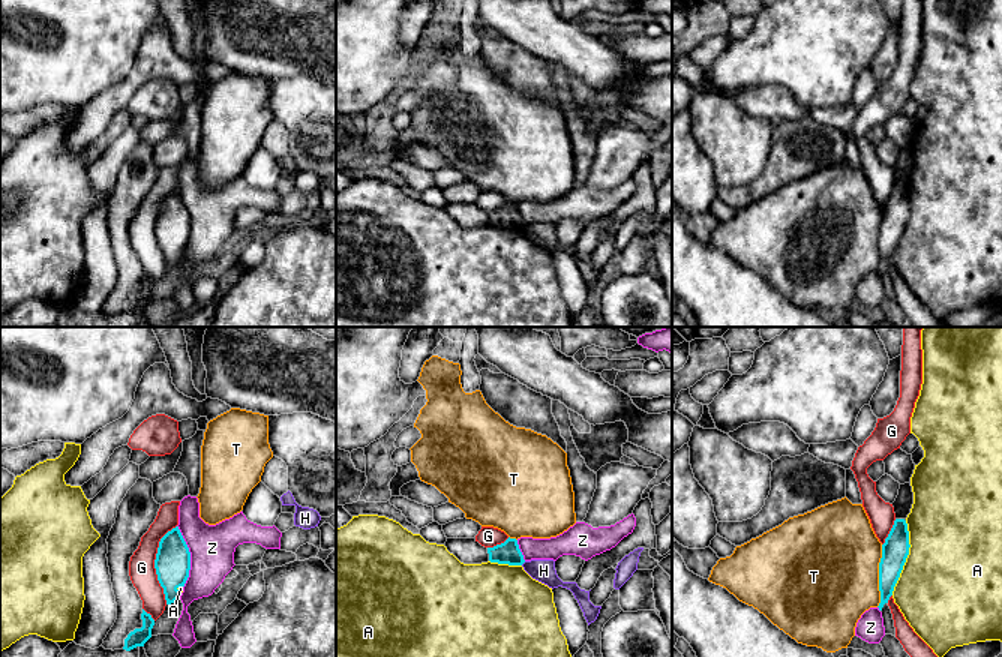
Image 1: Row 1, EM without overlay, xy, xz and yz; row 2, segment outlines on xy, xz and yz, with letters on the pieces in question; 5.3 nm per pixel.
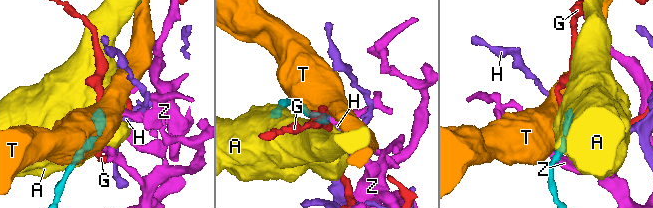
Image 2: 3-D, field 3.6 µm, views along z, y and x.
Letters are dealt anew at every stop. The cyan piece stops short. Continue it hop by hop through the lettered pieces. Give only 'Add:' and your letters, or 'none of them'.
Add: none of them

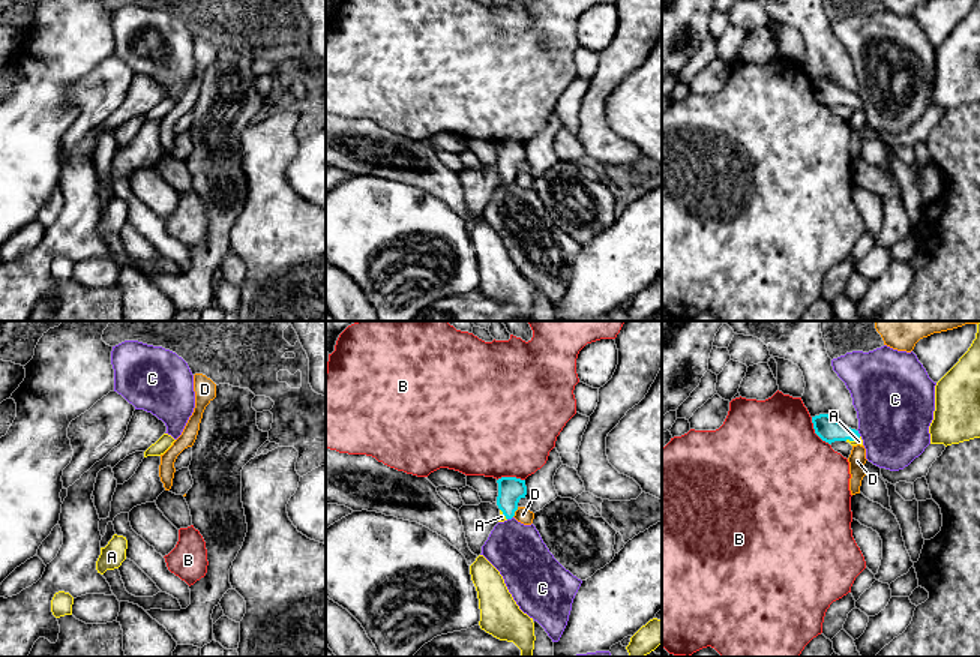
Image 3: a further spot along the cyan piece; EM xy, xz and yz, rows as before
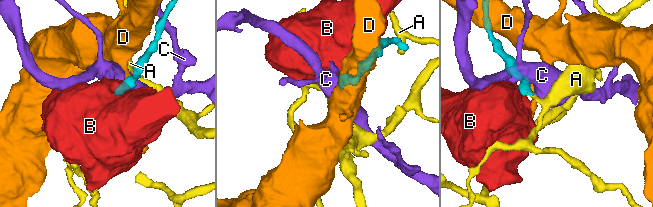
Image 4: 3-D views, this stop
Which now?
Add: C

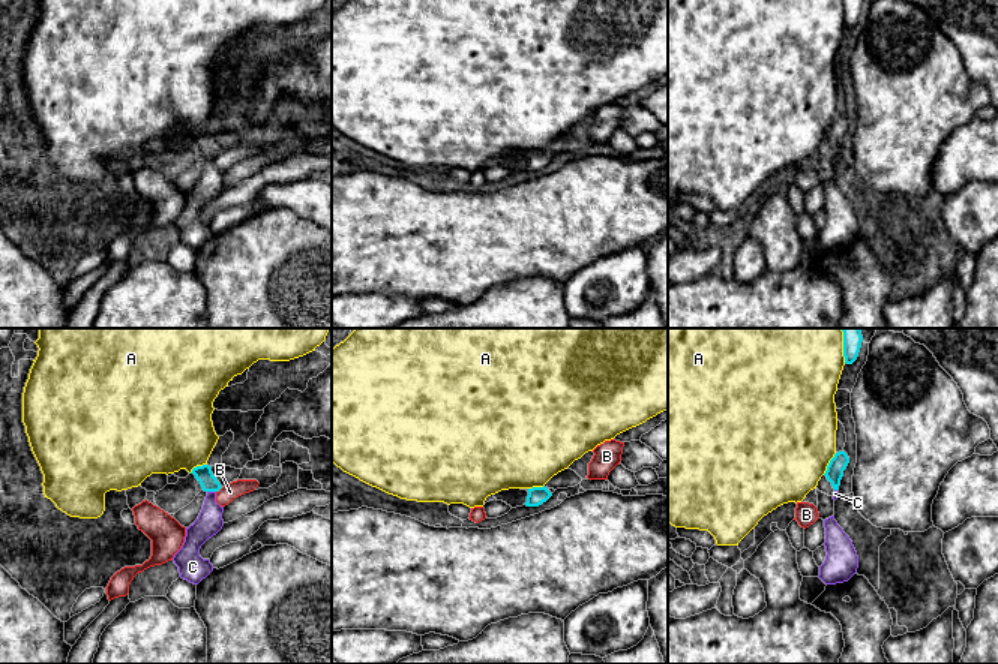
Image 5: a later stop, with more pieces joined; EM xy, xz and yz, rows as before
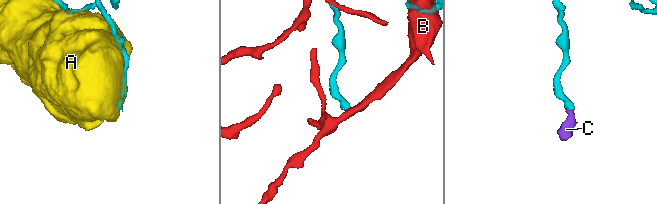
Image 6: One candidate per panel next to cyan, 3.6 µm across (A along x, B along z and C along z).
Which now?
Add: C

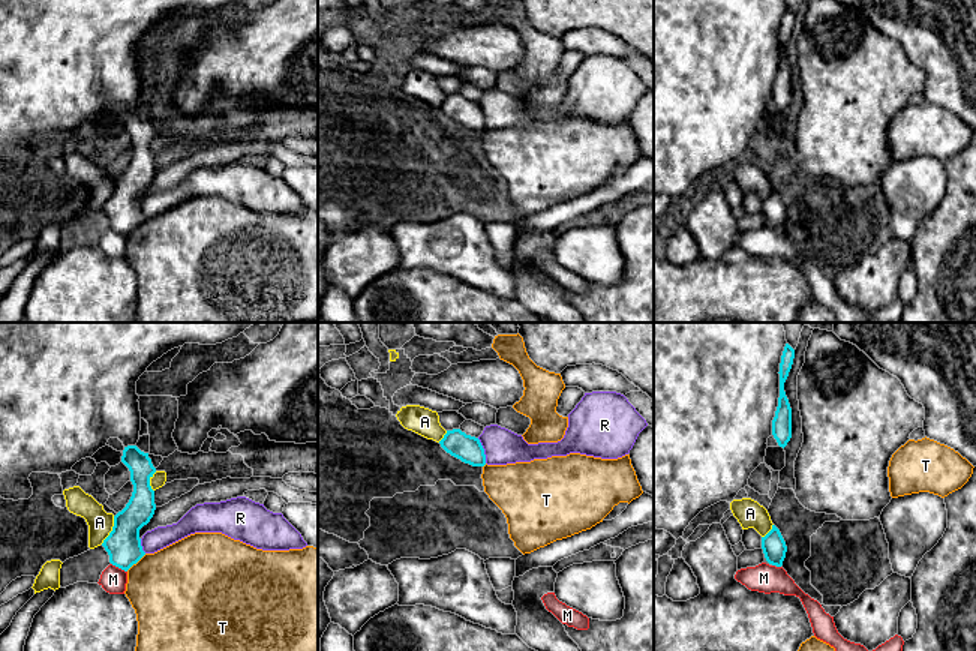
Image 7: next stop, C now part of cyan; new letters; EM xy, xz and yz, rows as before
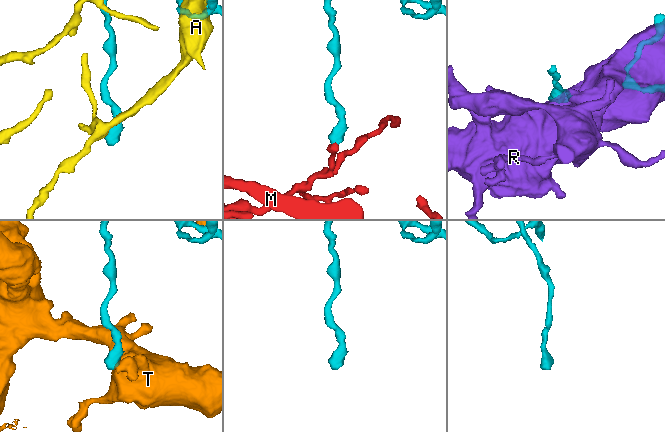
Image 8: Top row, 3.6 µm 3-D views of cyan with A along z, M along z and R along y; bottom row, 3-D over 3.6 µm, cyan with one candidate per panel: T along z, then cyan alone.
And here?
Add: none of them

